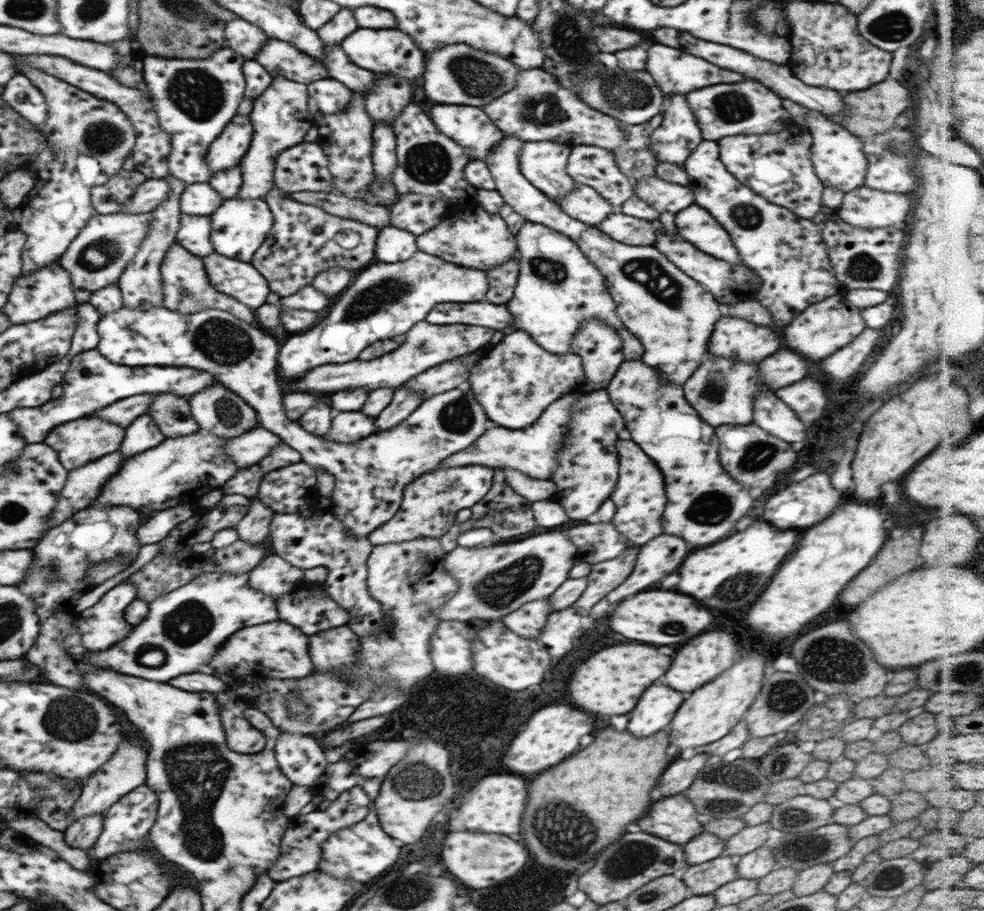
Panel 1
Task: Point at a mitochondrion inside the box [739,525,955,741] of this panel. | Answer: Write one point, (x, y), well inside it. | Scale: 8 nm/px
(839, 662)

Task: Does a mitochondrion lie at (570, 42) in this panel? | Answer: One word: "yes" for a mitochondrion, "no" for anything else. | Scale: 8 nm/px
yes

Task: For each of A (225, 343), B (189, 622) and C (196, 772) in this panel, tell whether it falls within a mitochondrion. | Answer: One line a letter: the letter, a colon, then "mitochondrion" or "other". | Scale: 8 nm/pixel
A: mitochondrion
B: mitochondrion
C: mitochondrion

